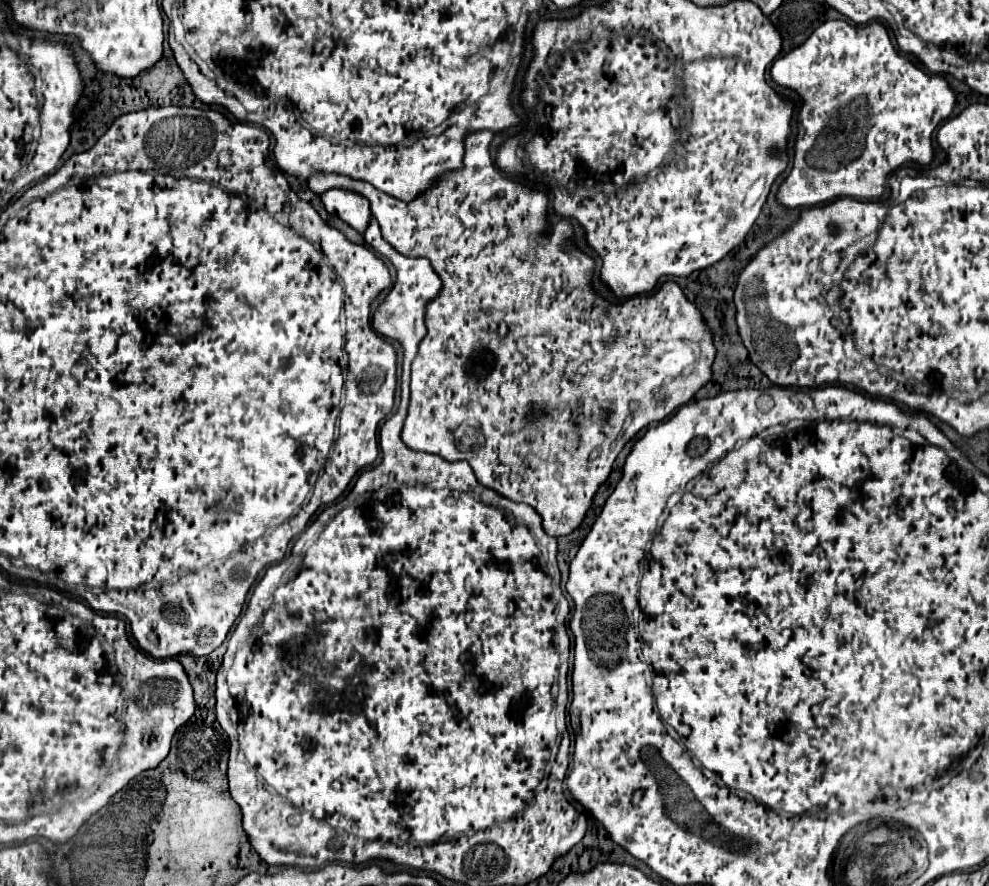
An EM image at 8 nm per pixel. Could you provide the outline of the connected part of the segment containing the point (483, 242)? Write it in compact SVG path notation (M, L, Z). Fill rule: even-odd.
M491 131L471 133L465 139L465 167L461 171L443 175L443 179L439 181L439 187L431 187L431 191L425 191L423 195L419 195L419 199L411 203L391 199L389 195L375 191L375 187L367 187L367 183L355 183L353 179L343 179L341 175L315 175L315 179L309 179L309 189L315 195L323 195L329 189L345 189L345 191L353 191L369 199L373 217L377 219L381 227L383 239L389 241L399 253L407 257L429 259L431 267L443 281L439 295L427 303L427 311L425 311L427 335L419 343L417 357L413 359L413 365L411 365L411 403L409 403L407 419L401 431L403 443L413 451L433 453L447 461L465 459L475 471L475 477L481 485L495 489L501 495L511 497L517 503L531 505L543 517L543 529L547 531L547 535L563 537L563 535L573 533L583 523L599 485L607 481L613 461L617 459L625 443L633 439L633 435L637 435L643 427L651 425L653 421L663 421L665 417L669 417L677 407L685 405L705 383L711 381L713 377L711 365L713 365L717 349L713 345L713 335L707 323L703 327L701 311L685 297L685 293L675 281L665 281L657 291L649 295L635 295L619 303L611 303L609 299L603 299L601 295L597 295L593 291L595 261L575 247L573 243L575 233L573 233L571 221L561 219L561 229L553 229L553 233L545 233L543 237L543 229L547 227L549 197L539 189L531 189L523 183L515 183L509 177L505 177L491 159L491 151L489 151L491 141L493 141ZM501 321L509 325L509 335L505 339L501 339L495 331ZM605 357L611 357L611 363L609 363L611 373L605 373L605 367L607 367Z

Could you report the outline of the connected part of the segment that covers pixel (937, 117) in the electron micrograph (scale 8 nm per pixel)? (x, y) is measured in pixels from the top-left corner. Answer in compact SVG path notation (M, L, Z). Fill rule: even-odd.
M825 21L821 23L811 37L795 47L793 51L789 51L787 55L775 59L773 67L771 67L771 79L785 89L795 91L801 99L803 99L803 107L799 109L797 115L797 137L795 137L795 155L793 155L793 167L791 173L785 177L785 181L779 185L777 191L777 203L787 207L787 209L799 209L799 207L815 207L821 205L825 201L831 201L835 197L855 197L855 199L879 199L885 193L885 183L887 177L901 167L903 163L923 163L929 165L933 161L933 127L939 127L943 121L947 121L955 109L955 91L951 89L949 81L943 75L933 75L927 73L925 69L919 69L911 59L903 57L891 43L889 31L883 23L873 21L867 25L853 25L849 21Z

